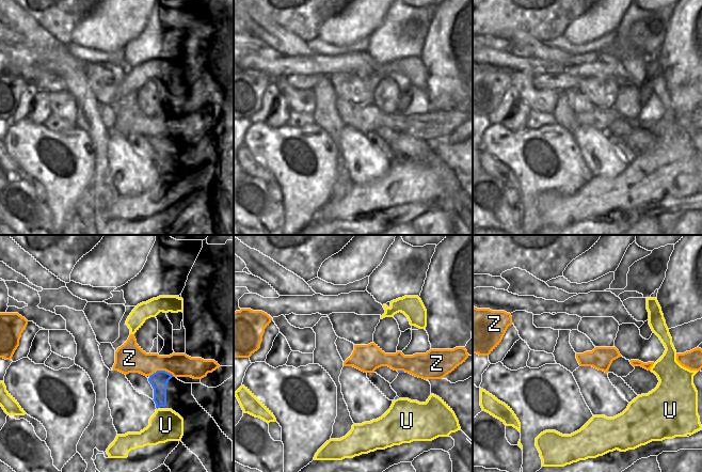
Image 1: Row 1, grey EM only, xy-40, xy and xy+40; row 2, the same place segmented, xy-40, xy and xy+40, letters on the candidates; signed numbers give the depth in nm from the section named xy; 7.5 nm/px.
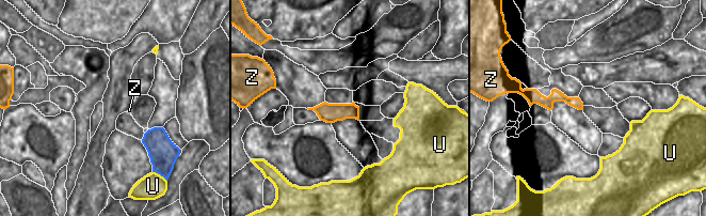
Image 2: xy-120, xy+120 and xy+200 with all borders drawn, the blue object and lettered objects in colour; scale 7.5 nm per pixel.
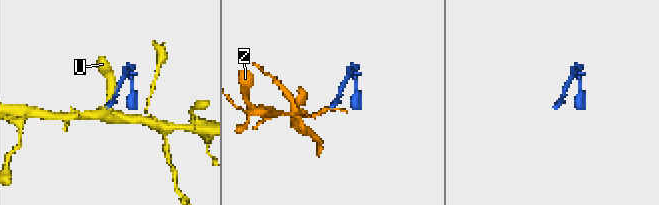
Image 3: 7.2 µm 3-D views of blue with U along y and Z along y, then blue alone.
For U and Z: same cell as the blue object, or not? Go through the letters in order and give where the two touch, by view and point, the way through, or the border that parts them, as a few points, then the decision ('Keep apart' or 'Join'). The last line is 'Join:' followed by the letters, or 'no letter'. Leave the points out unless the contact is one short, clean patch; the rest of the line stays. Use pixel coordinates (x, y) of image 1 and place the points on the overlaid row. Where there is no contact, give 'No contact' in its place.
U: Touches blue at xy (396, 398). Keep apart
Z: Touches blue at xy-40 (162, 371). Boundary: xy-40 (149, 375), (157, 371), (166, 371), (174, 376). Keep apart
Join: no letter

